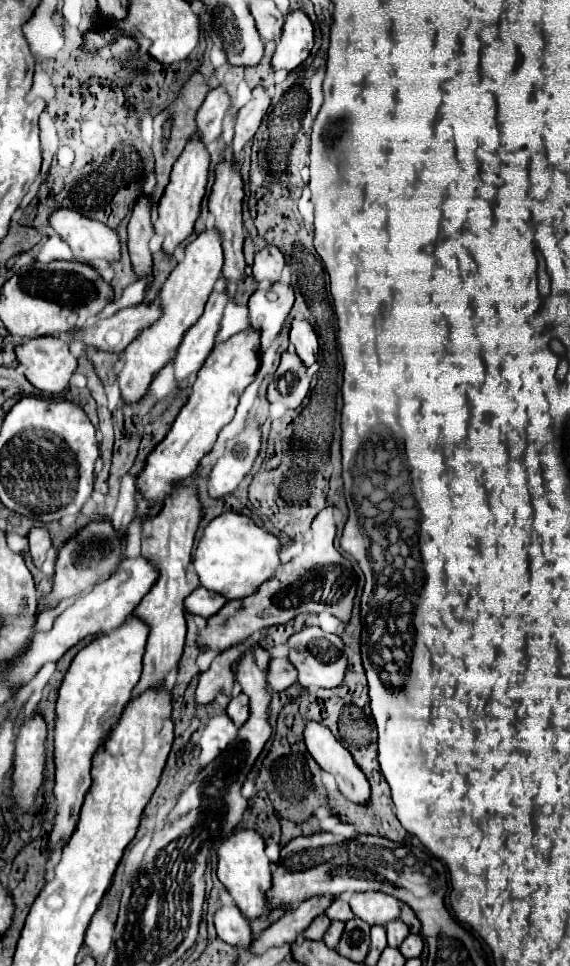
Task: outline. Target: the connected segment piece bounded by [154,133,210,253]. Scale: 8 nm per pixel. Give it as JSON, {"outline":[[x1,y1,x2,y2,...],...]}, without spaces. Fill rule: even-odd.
{"outline":[[194,133,184,147,182,155,172,167,170,183,158,203,158,219,154,223,154,229,158,235,164,237,164,253,174,253,174,249,194,231,194,221,200,215,200,203,202,197,206,195,206,183,208,183,208,173,210,173,210,153,202,141,200,133]]}

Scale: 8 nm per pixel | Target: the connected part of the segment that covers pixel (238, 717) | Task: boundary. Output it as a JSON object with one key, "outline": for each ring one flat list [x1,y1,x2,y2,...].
{"outline":[[240,693,238,697,234,697,230,703,228,703,228,715,230,719,234,721,236,727,242,727,242,723,248,719,248,697,244,693]]}

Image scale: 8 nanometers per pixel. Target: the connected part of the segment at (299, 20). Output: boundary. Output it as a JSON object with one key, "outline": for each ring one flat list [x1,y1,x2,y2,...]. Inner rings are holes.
{"outline":[[292,11,286,17,282,39,276,45,272,57,272,69,274,71,296,69,310,55,312,47,314,47,312,21,302,11]]}

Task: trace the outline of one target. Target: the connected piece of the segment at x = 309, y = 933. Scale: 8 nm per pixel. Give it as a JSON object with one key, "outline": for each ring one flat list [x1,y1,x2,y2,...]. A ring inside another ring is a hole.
{"outline":[[318,915,318,917,312,921,312,925,308,925,308,927,304,929,304,933,302,933,302,935,304,935,304,939,320,941,328,927,330,927,330,919,328,919,326,915]]}

